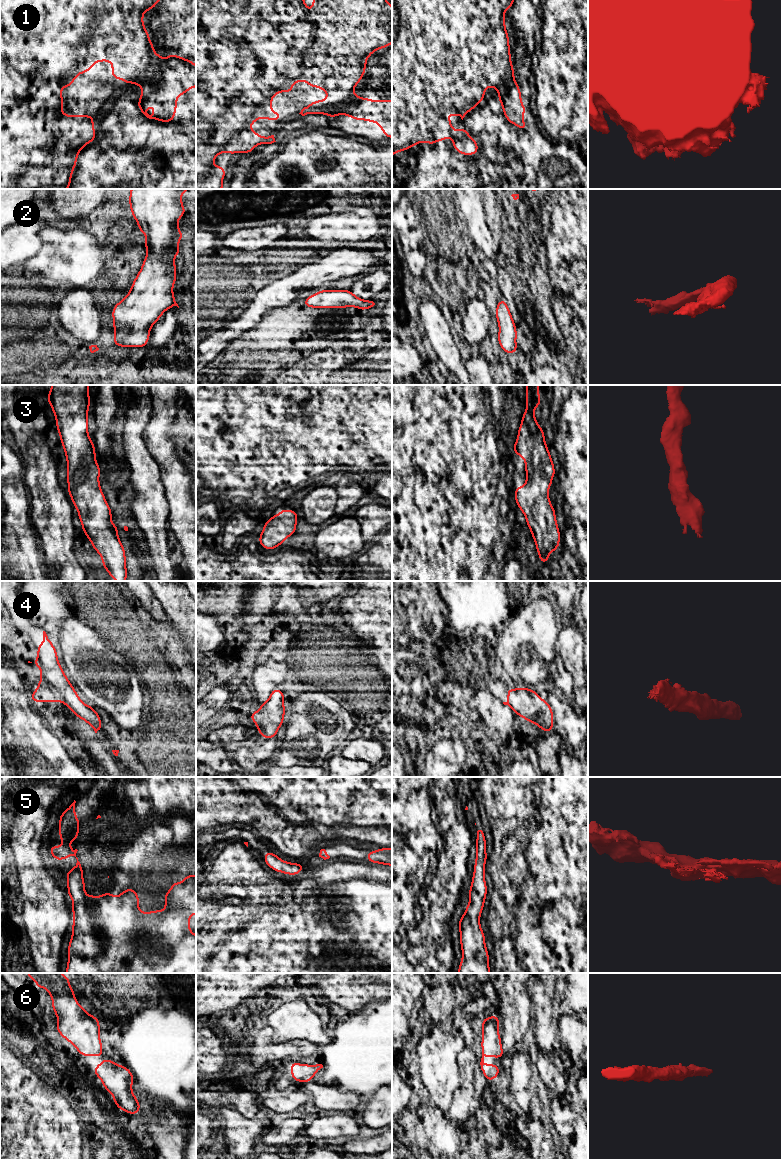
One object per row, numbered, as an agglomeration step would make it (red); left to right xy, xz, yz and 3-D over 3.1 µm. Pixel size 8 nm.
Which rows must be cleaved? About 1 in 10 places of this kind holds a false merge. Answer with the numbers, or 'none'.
none

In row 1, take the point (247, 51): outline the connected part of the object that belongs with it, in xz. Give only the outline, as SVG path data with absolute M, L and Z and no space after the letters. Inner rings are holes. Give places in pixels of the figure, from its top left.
M196 0L196 189L223 189L222 181L226 169L213 166L215 157L222 153L251 153L258 144L272 144L274 135L262 137L250 130L249 126L258 118L267 118L271 122L281 119L281 112L272 112L272 98L278 92L290 93L294 82L307 81L309 87L318 87L327 91L327 99L313 101L304 107L299 114L326 114L334 118L340 114L350 116L354 120L376 122L387 138L392 138L392 100L376 100L361 98L352 93L355 86L362 80L366 71L366 61L376 50L387 48L392 43L392 7L387 0L313 0L313 9L307 10L303 0Z

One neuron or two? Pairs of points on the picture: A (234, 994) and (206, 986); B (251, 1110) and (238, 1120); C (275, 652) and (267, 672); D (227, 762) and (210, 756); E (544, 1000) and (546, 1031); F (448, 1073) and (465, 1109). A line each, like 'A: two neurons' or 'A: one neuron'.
A: two neurons
B: two neurons
C: two neurons
D: one neuron
E: one neuron
F: two neurons

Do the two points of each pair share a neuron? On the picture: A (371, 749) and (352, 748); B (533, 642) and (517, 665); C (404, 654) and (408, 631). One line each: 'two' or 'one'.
A: one
B: one
C: two

